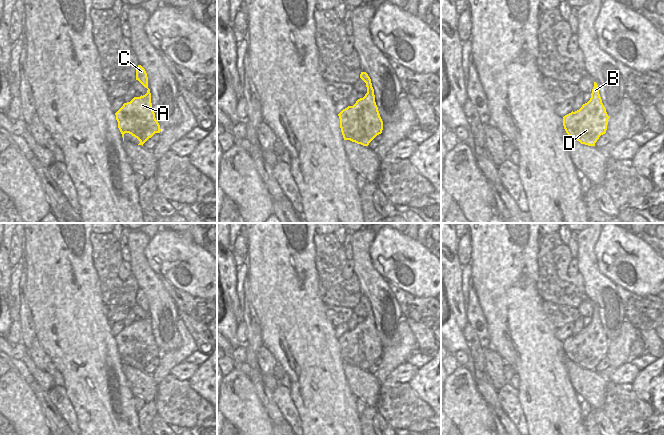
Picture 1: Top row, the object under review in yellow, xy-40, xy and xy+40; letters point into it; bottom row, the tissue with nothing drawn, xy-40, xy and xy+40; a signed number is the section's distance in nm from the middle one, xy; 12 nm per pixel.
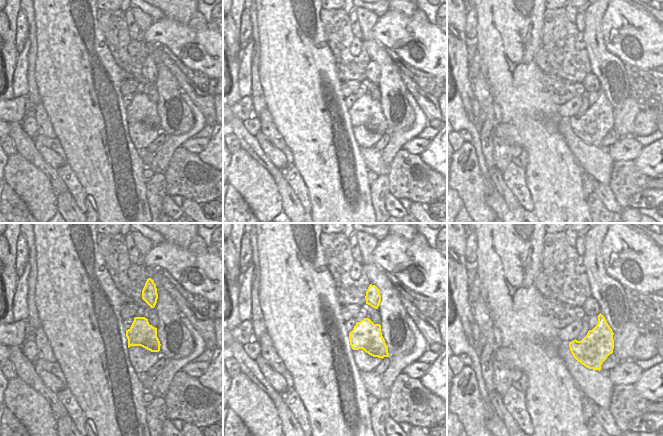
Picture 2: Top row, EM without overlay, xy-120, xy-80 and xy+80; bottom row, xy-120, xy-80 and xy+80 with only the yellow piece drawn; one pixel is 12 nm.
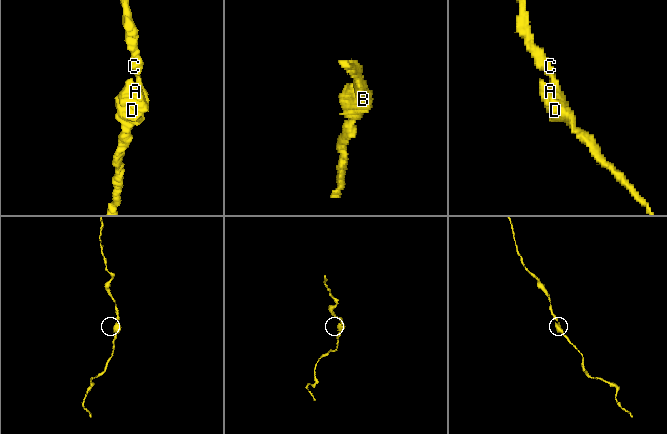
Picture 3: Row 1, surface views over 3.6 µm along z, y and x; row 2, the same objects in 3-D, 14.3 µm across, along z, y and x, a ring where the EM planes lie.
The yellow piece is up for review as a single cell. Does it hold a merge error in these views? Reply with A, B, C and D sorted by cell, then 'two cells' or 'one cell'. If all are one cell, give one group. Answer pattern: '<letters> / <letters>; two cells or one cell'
A B C D; one cell

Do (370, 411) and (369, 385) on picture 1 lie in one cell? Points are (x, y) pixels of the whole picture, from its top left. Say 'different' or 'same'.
different

